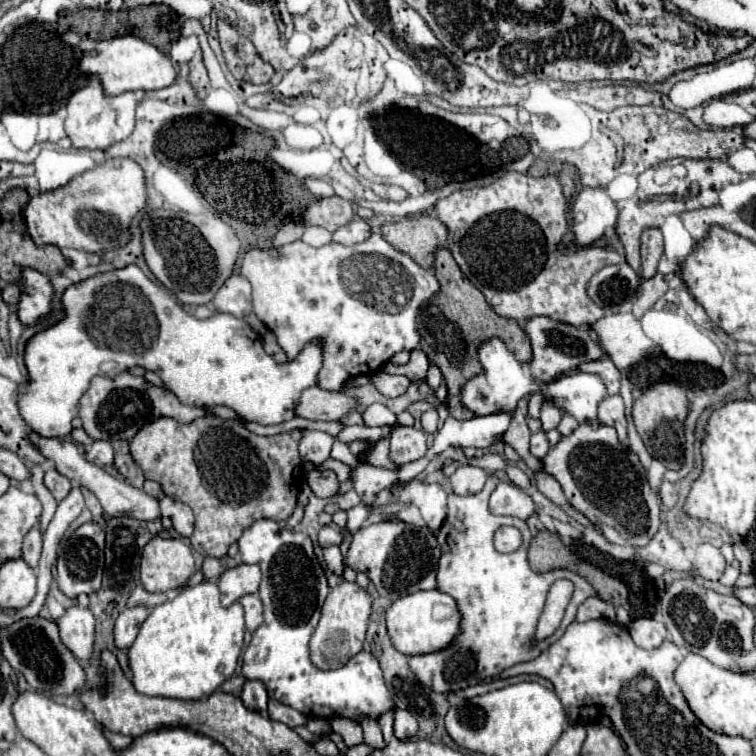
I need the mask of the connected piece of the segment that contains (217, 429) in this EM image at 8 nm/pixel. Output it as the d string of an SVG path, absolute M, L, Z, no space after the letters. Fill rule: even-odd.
M166 416L142 426L130 440L130 454L144 470L148 480L162 484L166 496L188 504L198 520L190 542L202 556L222 558L228 546L236 542L246 528L256 520L288 520L296 508L296 498L302 484L302 460L298 454L298 442L302 432L288 430L278 436L258 436L250 432L240 420L222 420L218 416L202 416L190 424L178 424Z

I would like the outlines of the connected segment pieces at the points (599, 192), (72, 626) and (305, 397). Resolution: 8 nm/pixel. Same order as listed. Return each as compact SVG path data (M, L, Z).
M584 186L572 204L574 236L578 246L588 246L616 226L618 208L604 188Z
M72 606L54 620L60 630L60 638L64 646L72 650L72 654L86 662L92 656L92 644L94 644L94 616L88 608Z
M310 386L302 390L294 406L294 412L296 416L308 420L340 420L354 406L356 402L348 398L344 392L322 392L320 388Z

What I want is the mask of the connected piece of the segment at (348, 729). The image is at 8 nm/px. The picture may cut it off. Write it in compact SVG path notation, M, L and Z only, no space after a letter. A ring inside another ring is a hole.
M350 720L342 722L342 738L346 746L360 744L362 742L362 726L360 724L350 724Z

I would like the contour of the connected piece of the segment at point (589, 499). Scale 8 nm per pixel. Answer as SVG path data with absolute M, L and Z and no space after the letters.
M582 422L570 436L562 436L560 442L556 446L552 446L540 462L542 462L542 472L550 474L552 478L556 478L560 482L570 506L576 508L578 512L582 512L598 530L602 530L604 538L610 544L642 548L658 532L658 528L660 528L658 496L654 494L654 490L650 488L650 484L646 480L646 472L644 472L642 464L636 458L632 460L628 448L622 448L612 426L600 424L598 428L594 428L590 422Z

